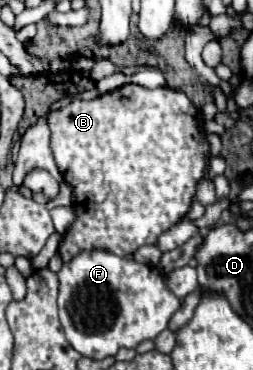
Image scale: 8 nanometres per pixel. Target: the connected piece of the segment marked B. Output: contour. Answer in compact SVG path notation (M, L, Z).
M127 84L119 90L101 94L93 100L75 100L67 106L63 106L61 110L55 110L47 116L47 124L51 128L51 152L53 158L57 162L59 172L63 172L65 182L73 188L73 208L77 214L77 220L73 222L73 226L67 230L67 234L63 236L63 244L59 246L59 252L63 256L63 262L67 262L69 258L73 258L75 254L79 254L81 250L91 250L97 246L105 246L107 250L111 250L117 256L127 256L133 254L137 248L145 246L145 244L157 244L159 236L169 230L171 226L175 226L191 208L193 196L195 196L195 188L201 180L201 176L205 174L207 168L207 160L209 160L209 144L205 140L205 132L203 128L199 128L199 112L197 108L189 102L189 98L185 94L181 94L179 90L171 90L171 88L155 88L155 90L147 90L141 88L137 84Z

